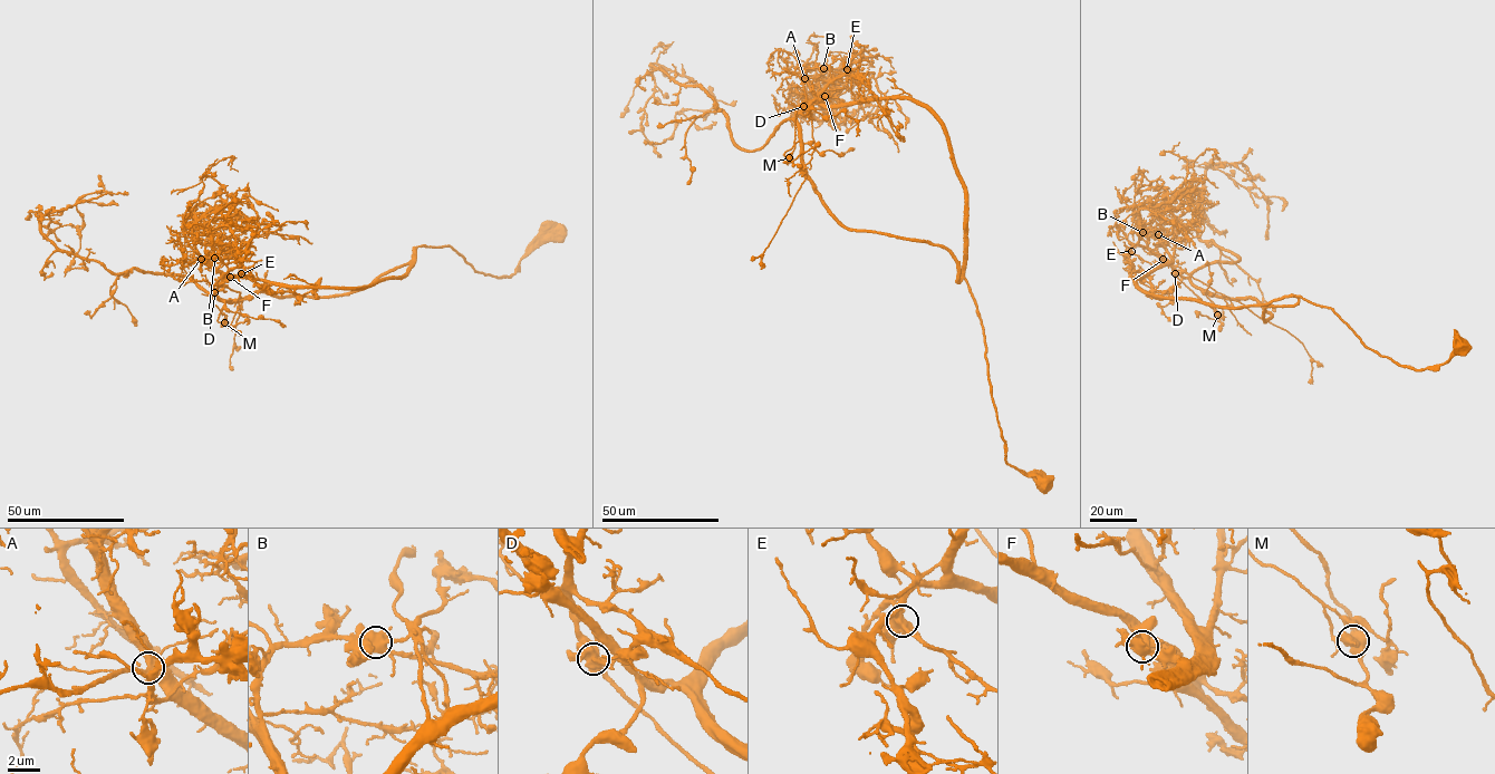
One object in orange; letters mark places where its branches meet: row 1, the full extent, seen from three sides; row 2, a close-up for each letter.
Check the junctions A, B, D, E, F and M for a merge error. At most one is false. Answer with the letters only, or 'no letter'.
no letter

